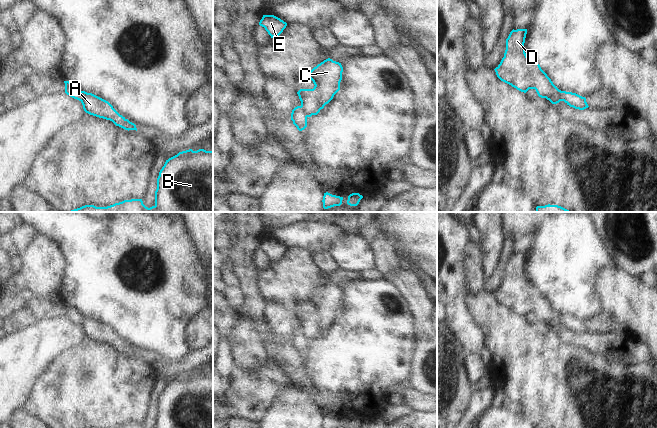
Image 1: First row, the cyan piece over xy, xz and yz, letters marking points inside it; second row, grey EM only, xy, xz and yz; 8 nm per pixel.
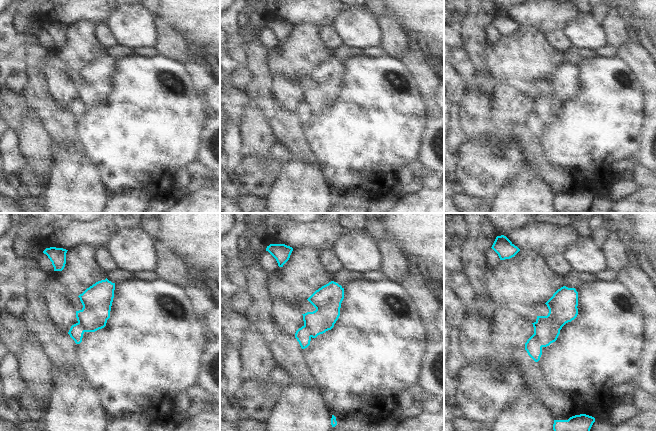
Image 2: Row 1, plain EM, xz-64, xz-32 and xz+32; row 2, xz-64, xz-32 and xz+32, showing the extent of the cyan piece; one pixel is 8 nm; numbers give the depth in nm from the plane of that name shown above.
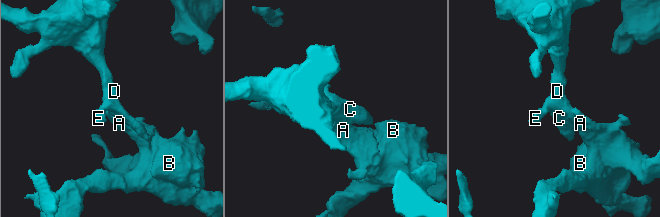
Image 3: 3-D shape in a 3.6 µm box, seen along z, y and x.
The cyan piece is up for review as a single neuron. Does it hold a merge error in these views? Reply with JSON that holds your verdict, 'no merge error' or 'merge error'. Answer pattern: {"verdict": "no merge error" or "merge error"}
{"verdict": "merge error"}

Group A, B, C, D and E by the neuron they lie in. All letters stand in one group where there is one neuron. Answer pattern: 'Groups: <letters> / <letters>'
Groups: A C D E / B

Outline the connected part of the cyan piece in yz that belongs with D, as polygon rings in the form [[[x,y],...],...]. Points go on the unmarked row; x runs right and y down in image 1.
[[[513,253],[510,256],[506,263],[504,281],[494,293],[496,299],[501,305],[521,316],[535,313],[539,321],[557,328],[562,325],[563,316],[553,308],[540,289],[526,279],[526,258],[527,253]]]

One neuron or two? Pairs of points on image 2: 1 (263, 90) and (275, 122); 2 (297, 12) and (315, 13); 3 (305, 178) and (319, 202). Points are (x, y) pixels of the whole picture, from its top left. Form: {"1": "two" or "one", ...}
{"1": "one", "2": "one", "3": "one"}

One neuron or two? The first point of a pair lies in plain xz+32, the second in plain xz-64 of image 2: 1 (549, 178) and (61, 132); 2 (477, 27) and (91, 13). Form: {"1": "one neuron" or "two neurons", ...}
{"1": "one neuron", "2": "two neurons"}

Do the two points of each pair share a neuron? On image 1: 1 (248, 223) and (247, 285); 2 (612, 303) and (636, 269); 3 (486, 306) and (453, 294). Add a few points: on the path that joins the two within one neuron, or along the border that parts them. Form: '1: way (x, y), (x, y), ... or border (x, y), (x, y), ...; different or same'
1: way (248, 238), (246, 243), (246, 270); same
2: border (616, 266), (639, 278); different
3: border (467, 293), (465, 304), (475, 320); different

